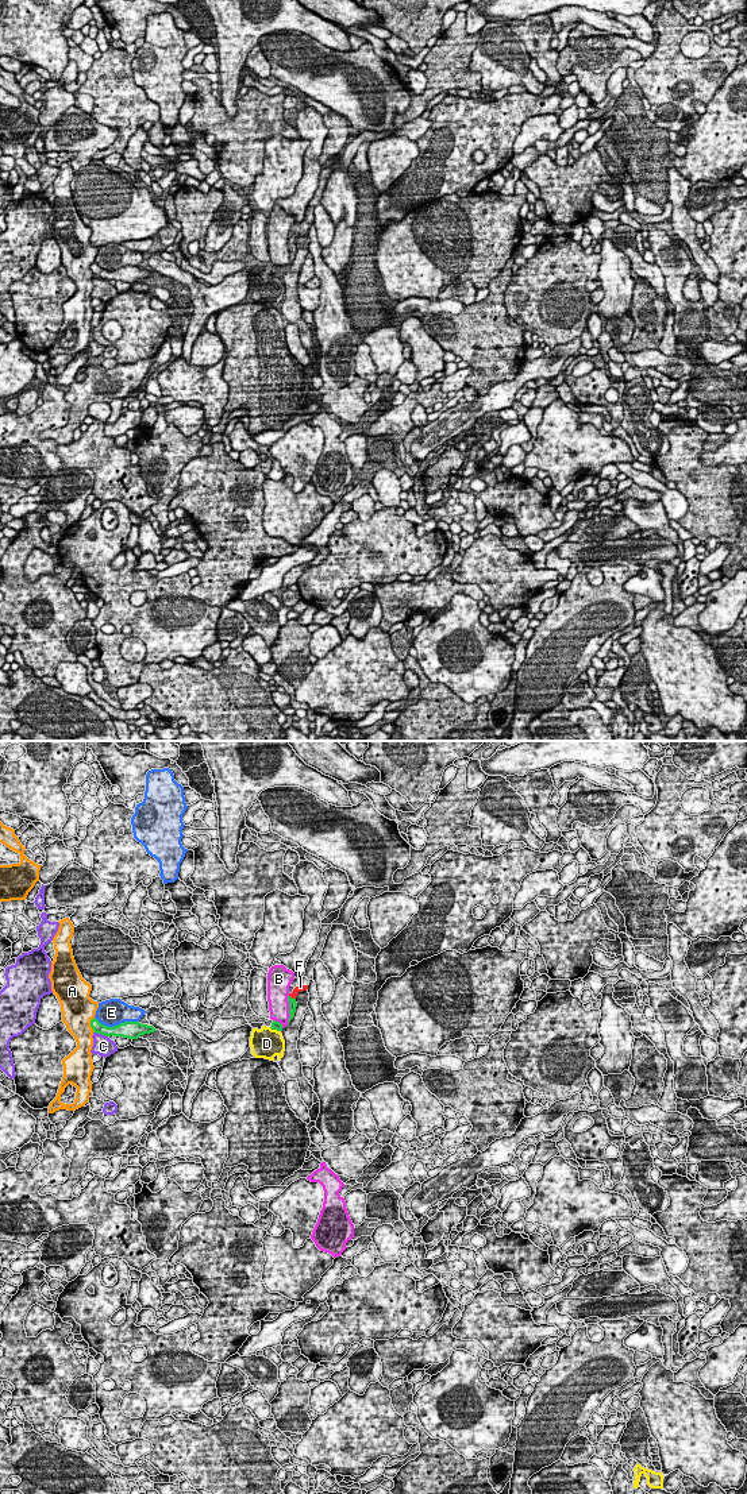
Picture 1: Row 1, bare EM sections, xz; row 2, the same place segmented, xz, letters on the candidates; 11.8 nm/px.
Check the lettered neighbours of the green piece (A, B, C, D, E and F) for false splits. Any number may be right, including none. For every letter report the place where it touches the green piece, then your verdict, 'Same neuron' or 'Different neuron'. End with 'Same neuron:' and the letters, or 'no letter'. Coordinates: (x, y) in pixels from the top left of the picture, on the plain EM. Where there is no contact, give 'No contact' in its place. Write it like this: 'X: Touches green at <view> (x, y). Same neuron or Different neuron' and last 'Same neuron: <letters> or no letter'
A: Touches green at xz (91, 269). Different neuron
B: Touches green at xz (289, 253). Different neuron
C: Touches green at xz (101, 278). Different neuron
D: Touches green at xz (274, 273). Different neuron
E: Touches green at xz (116, 270). Different neuron
F: Touches green at xz (291, 242). Same neuron
Same neuron: F

